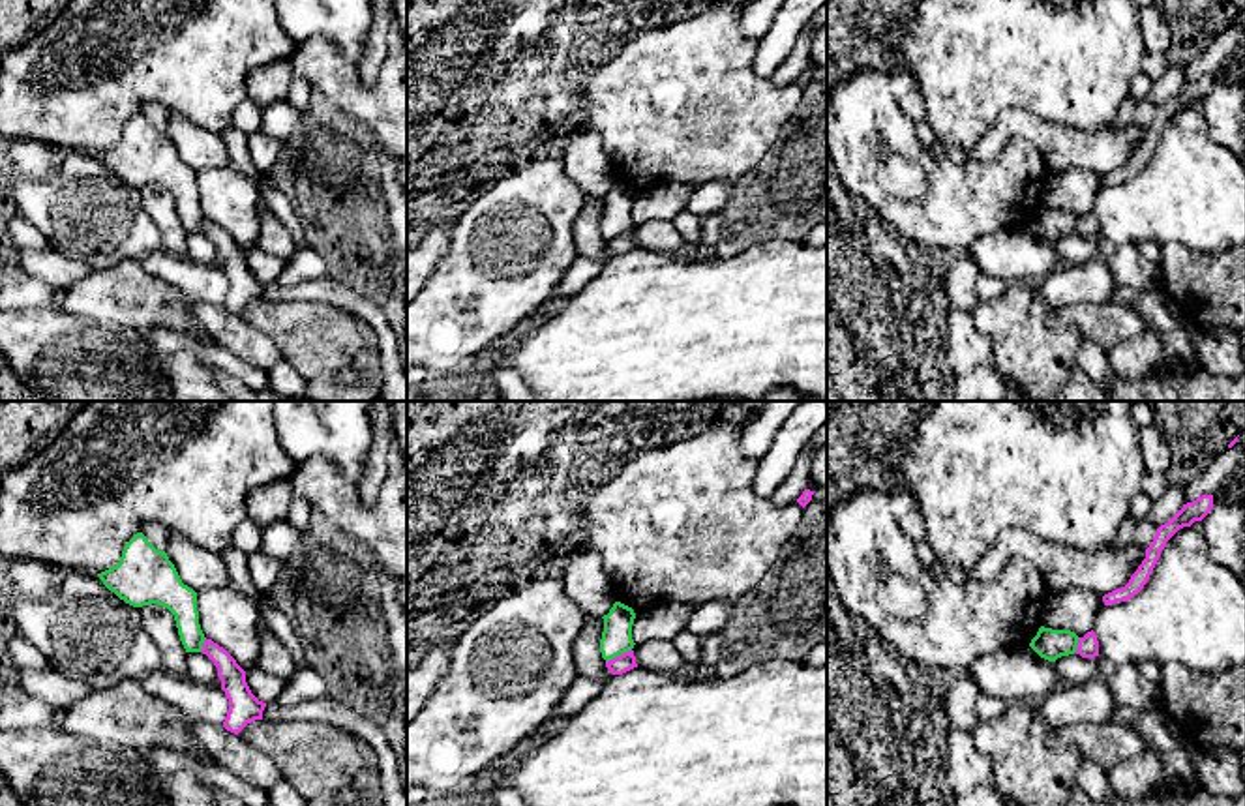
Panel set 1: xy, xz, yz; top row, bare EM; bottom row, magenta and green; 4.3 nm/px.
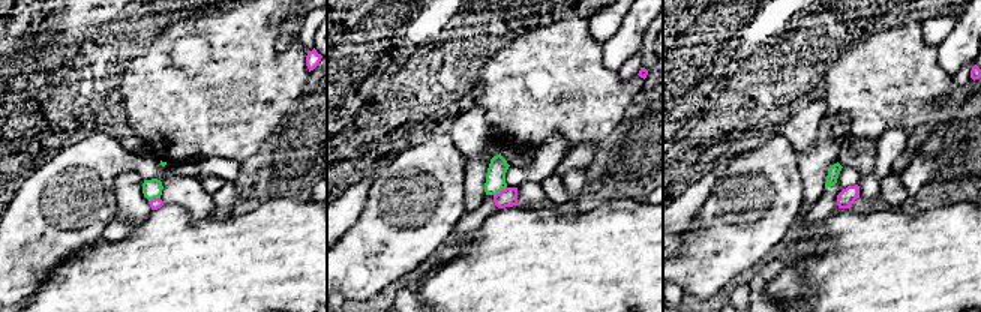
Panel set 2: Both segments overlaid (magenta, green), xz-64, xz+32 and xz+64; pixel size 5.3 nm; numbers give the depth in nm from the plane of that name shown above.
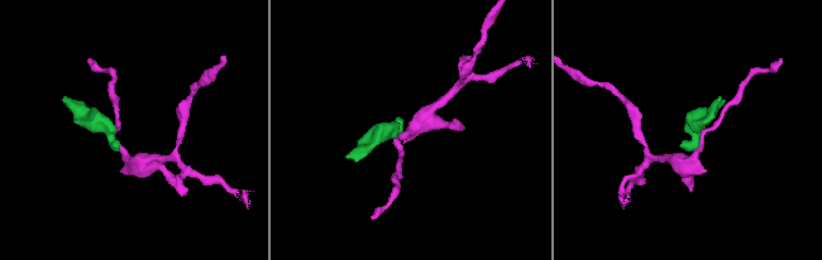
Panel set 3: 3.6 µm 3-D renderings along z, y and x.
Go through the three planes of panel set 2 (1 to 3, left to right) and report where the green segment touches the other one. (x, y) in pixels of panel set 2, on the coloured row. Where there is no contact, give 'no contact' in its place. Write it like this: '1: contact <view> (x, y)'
1: contact xz-64 (155, 198)
2: contact xz+32 (501, 191)
3: no contact

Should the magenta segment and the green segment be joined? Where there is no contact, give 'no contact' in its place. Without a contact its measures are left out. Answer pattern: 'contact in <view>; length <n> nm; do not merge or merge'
contact in xz; length 130 nm; do not merge

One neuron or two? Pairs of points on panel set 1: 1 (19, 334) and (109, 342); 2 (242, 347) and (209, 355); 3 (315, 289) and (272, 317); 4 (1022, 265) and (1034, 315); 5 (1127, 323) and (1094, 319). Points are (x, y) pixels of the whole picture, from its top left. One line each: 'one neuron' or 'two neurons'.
1: one neuron
2: two neurons
3: two neurons
4: two neurons
5: one neuron

